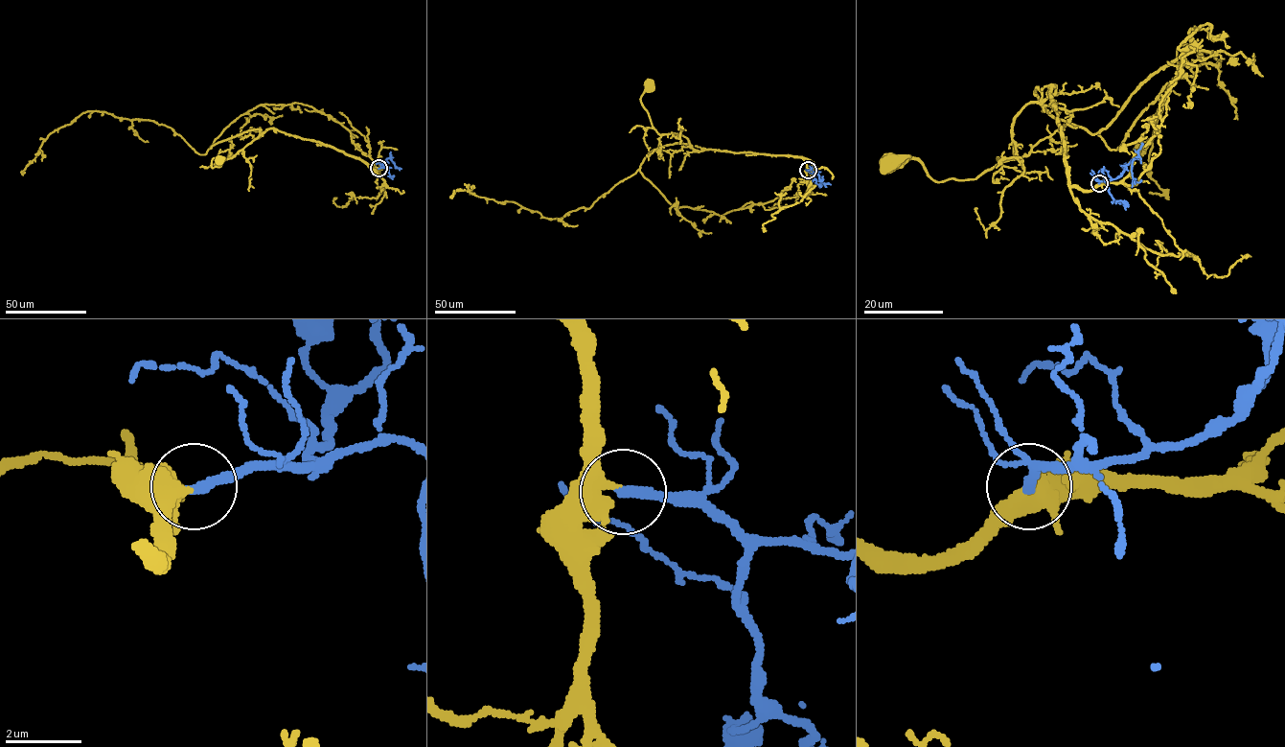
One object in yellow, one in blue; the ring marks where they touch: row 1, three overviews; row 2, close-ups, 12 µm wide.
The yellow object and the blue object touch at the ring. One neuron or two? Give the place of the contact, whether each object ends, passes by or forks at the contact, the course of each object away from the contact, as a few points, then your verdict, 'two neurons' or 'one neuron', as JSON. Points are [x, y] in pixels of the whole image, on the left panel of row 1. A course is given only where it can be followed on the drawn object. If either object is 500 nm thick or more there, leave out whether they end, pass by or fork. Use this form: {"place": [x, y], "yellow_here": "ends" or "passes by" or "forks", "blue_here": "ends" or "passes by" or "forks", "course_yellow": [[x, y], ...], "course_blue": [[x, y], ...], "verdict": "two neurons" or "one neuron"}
{"place": [378, 168], "yellow_here": "passes by", "blue_here": "ends", "course_yellow": [[378, 168], [373, 170], [331, 146], [273, 128], [267, 128], [219, 167], [212, 167], [213, 158], [219, 161]], "course_blue": [[378, 168], [384, 167], [386, 159], [390, 158], [401, 169]], "verdict": "one neuron"}

